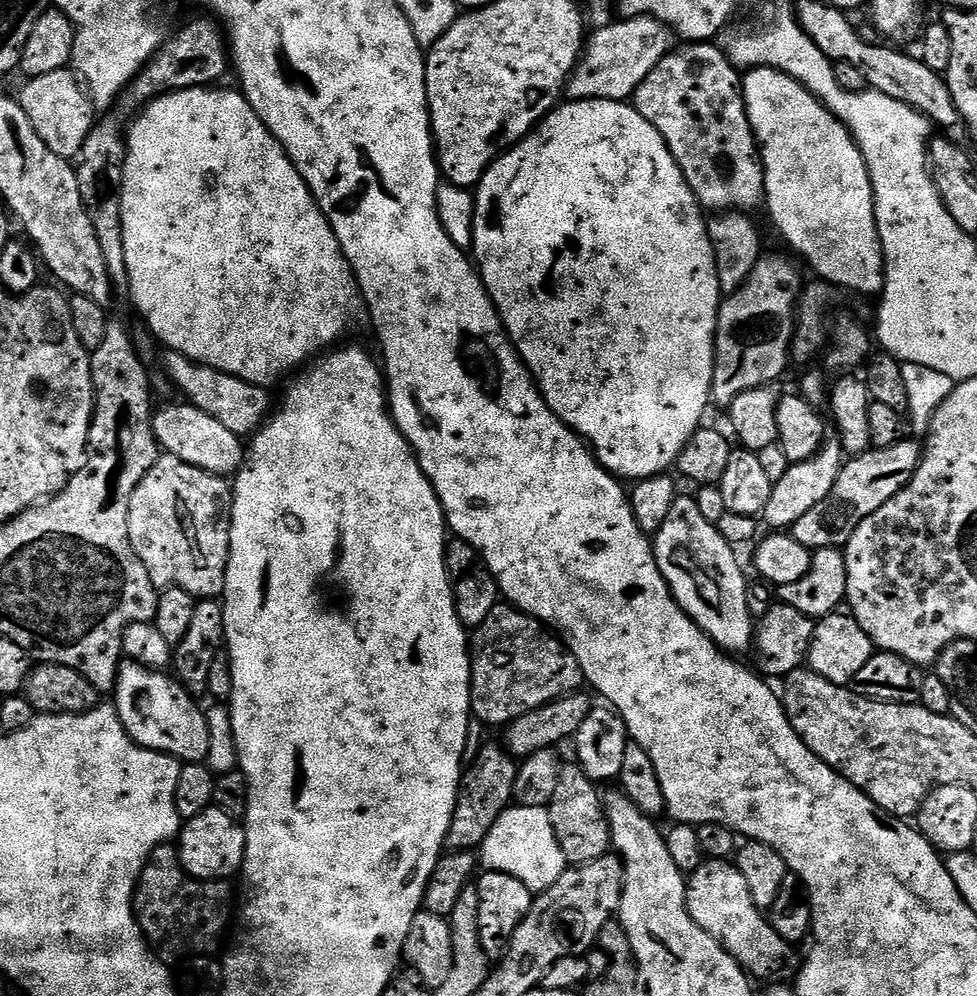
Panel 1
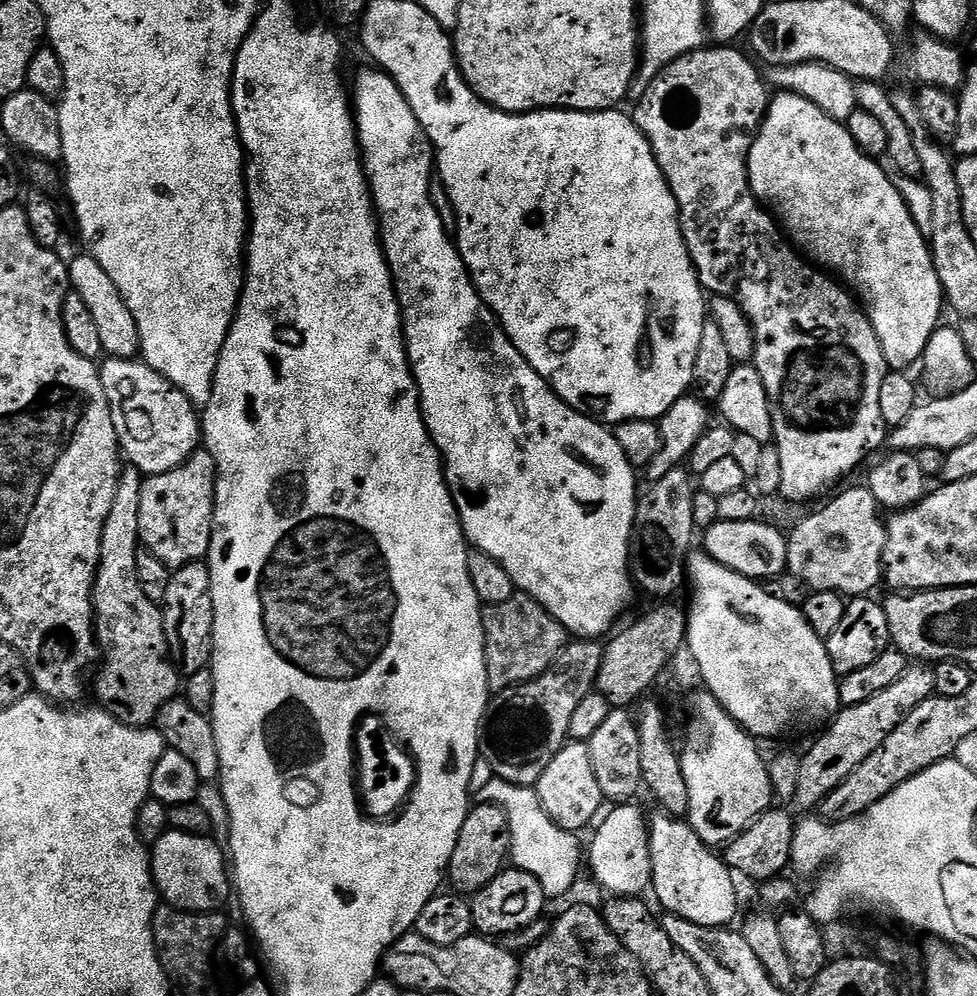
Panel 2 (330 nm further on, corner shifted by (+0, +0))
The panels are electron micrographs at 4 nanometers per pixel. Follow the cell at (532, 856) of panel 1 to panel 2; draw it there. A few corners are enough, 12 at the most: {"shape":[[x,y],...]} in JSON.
{"shape":[[491,778],[476,804],[510,818],[511,863],[564,896],[581,837],[546,814],[535,787]]}

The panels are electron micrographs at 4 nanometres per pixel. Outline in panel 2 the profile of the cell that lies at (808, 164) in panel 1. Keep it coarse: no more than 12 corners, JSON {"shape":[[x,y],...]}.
{"shape":[[780,90],[748,181],[855,293],[889,369],[946,301],[925,233],[847,127]]}

